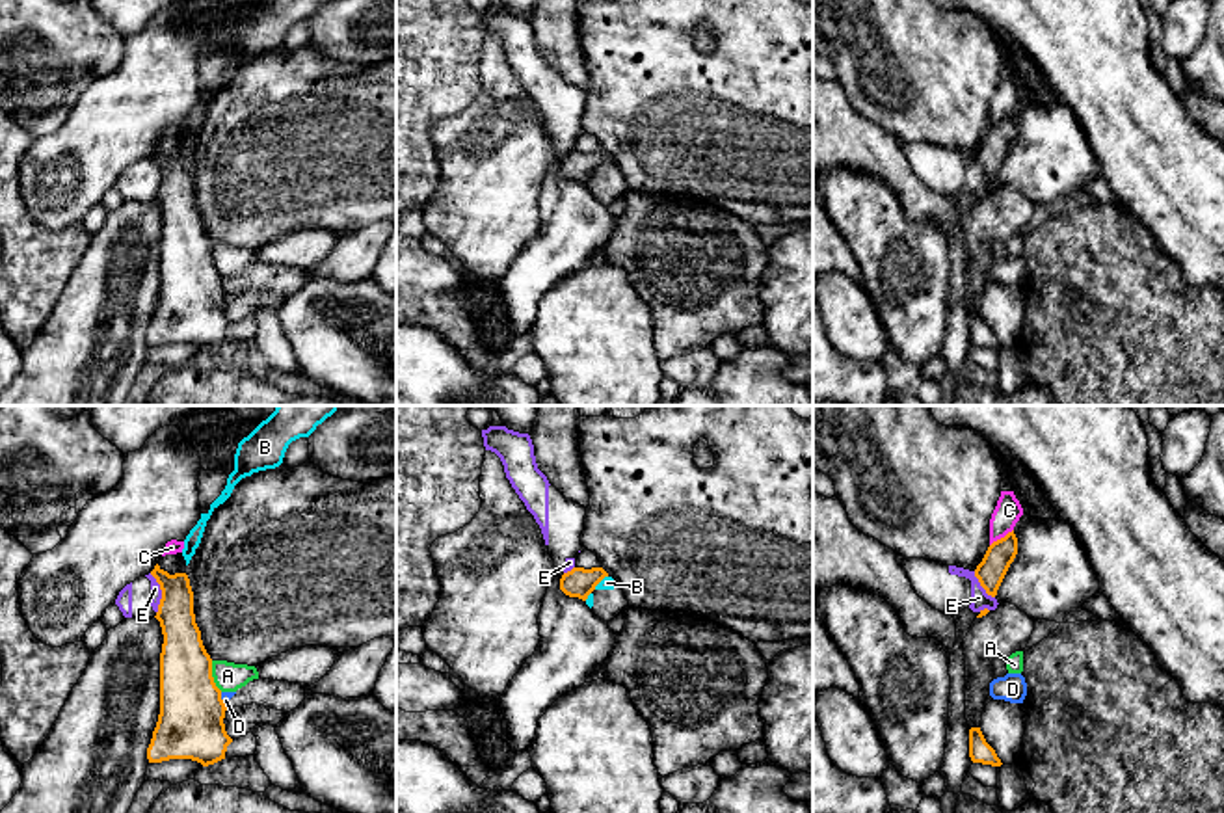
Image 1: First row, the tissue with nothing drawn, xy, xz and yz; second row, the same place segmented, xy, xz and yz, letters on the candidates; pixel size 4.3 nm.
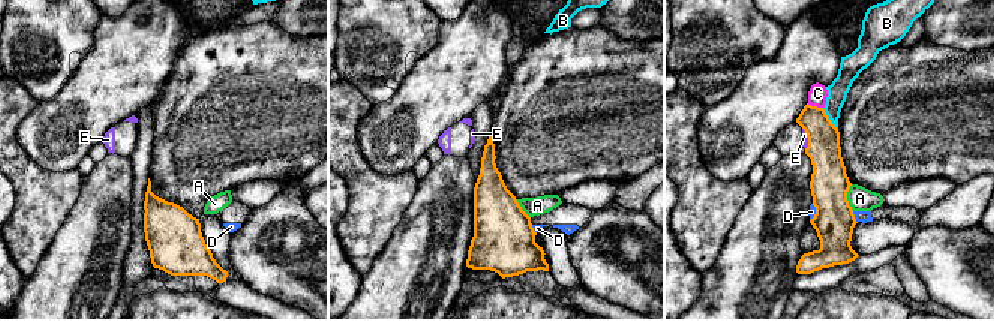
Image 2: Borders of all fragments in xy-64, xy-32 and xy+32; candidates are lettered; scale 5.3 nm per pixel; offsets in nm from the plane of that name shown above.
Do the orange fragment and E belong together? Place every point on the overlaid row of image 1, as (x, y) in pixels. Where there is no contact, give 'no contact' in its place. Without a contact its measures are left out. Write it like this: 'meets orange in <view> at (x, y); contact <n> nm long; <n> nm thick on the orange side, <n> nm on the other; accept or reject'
meets orange in xy at (162, 594); contact 180 nm long; 180 nm thick on the orange side, 50 nm on the other; reject

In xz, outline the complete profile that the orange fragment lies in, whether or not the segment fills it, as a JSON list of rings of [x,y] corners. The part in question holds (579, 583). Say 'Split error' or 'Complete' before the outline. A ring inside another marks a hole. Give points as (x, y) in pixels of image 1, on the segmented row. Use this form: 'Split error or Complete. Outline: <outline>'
Complete. Outline: [[[573,567],[571,571],[562,575],[560,590],[569,597],[586,601],[605,577],[608,577],[608,573],[603,567]]]

